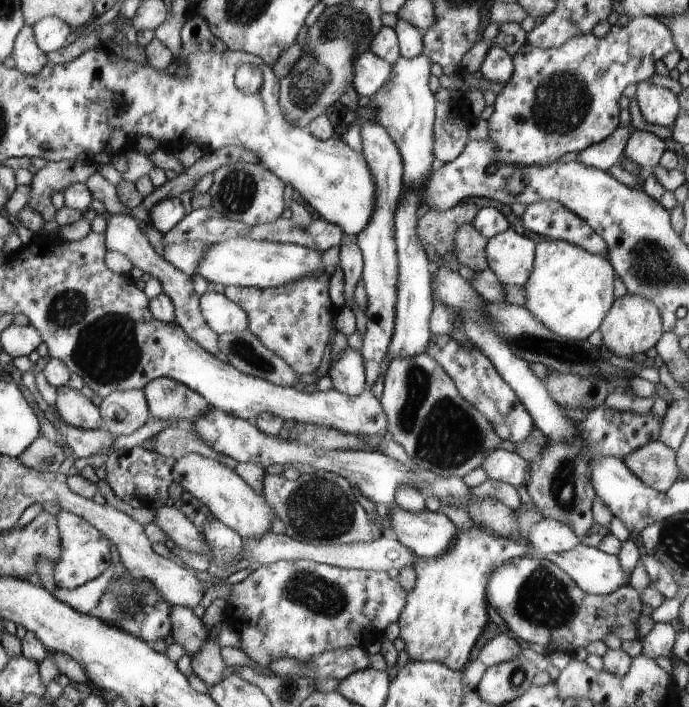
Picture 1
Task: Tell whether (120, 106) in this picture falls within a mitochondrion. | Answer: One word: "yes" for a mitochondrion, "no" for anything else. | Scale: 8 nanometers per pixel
no

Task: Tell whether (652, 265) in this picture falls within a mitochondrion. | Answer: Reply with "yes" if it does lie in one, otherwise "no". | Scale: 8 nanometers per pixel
yes

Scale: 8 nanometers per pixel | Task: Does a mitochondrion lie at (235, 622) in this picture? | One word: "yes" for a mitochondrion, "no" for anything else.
no

